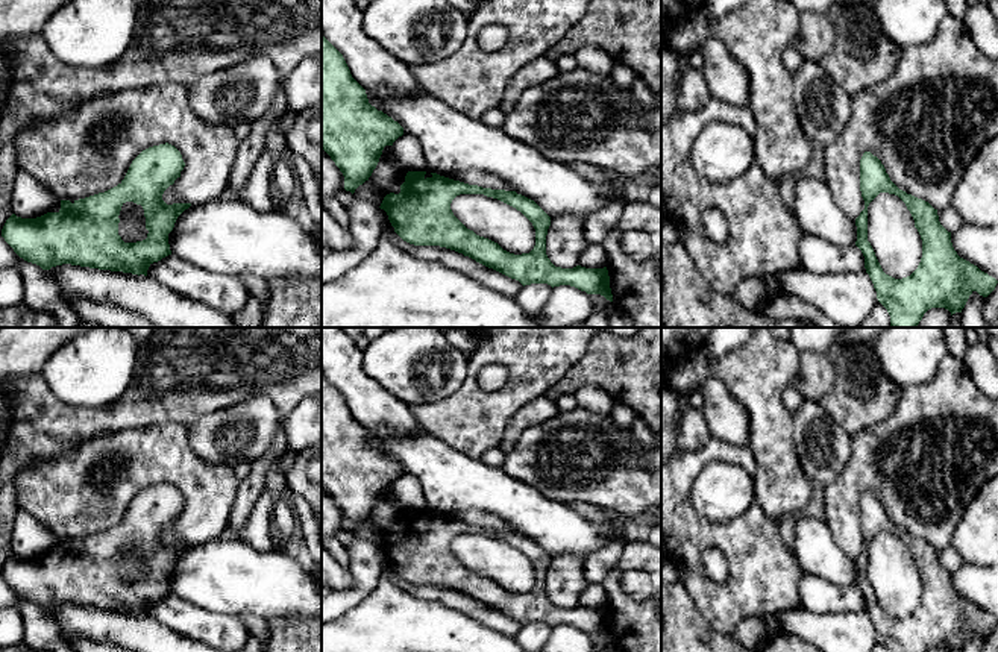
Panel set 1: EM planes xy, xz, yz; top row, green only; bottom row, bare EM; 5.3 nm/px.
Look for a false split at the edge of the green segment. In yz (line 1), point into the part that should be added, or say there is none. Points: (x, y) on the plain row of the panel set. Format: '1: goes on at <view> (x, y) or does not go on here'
1: does not go on here

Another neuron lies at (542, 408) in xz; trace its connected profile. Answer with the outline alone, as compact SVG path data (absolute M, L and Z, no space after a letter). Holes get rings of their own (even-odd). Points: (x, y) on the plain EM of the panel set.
M548 396L531 400L510 418L499 446L501 450L504 453L510 452L526 428L543 423L548 418L555 417L558 412L560 409L555 400Z

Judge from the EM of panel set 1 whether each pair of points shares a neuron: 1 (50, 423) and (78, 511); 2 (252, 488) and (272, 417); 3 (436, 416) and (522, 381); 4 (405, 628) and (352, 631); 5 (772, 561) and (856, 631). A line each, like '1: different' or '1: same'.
1: different
2: different
3: same
4: same
5: different

